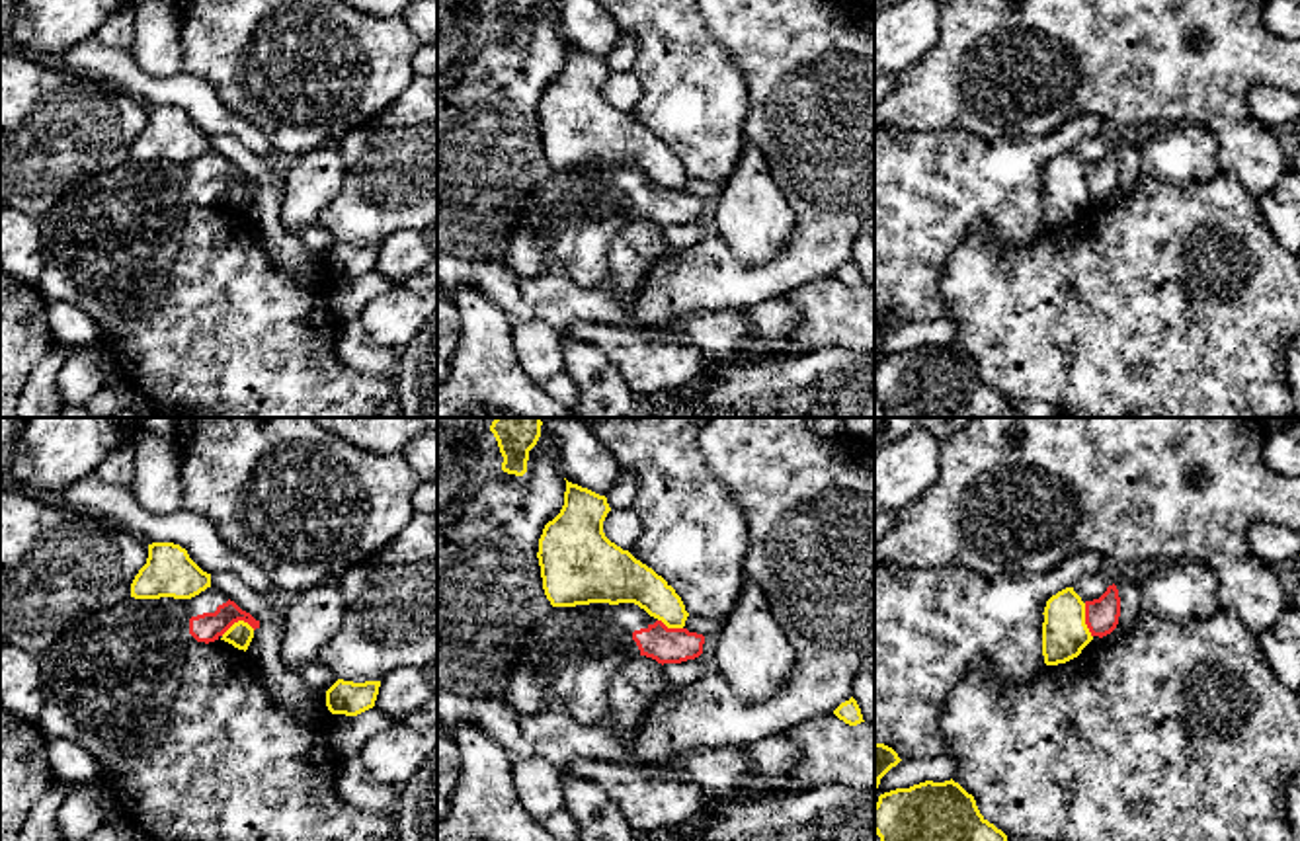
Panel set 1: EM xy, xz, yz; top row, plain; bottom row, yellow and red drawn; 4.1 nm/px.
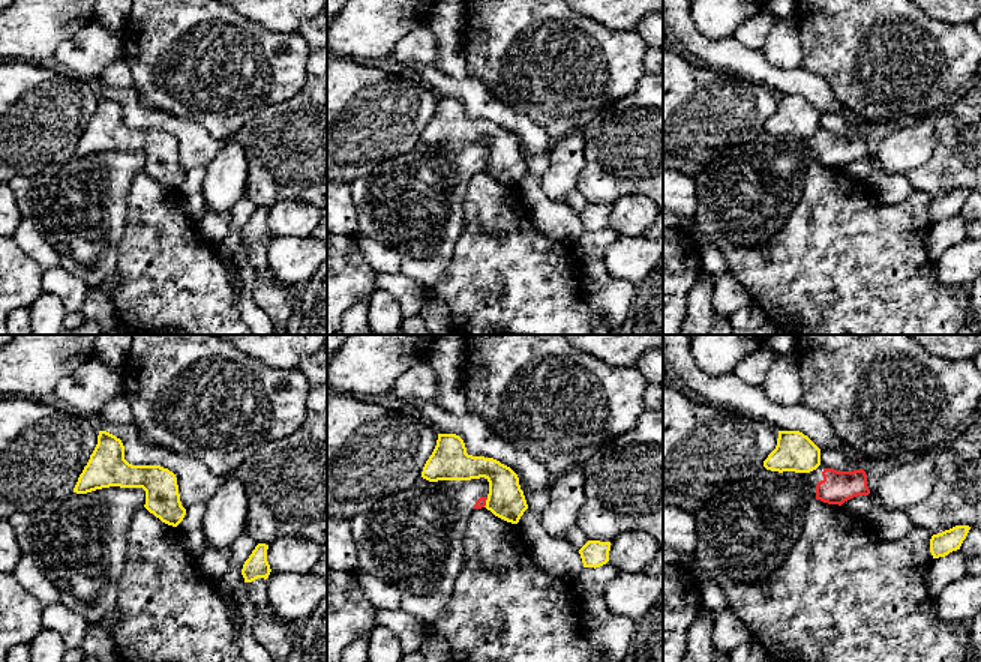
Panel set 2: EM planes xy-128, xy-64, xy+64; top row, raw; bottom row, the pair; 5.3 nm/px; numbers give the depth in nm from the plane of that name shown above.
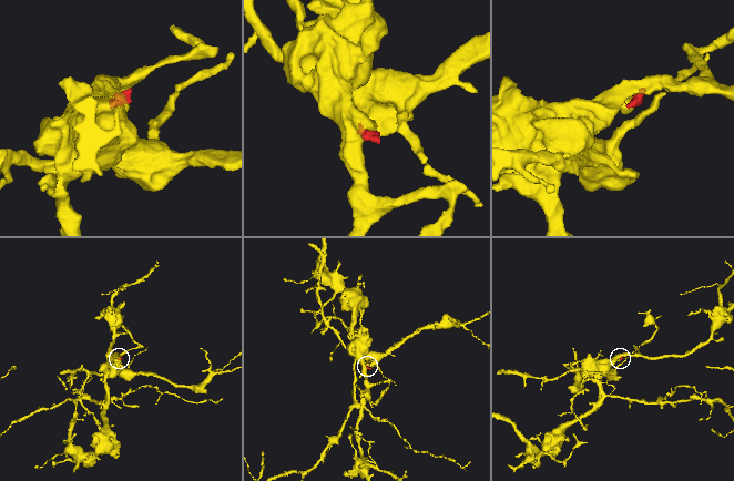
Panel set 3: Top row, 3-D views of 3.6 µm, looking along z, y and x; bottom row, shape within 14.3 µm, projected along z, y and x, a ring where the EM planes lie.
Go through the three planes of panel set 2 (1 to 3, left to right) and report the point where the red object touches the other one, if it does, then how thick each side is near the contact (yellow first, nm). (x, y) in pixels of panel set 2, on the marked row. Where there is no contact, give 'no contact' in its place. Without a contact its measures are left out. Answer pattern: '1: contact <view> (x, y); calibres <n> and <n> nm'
1: no contact
2: contact xy-64 (486, 502); calibres 200 and 50 nm
3: no contact

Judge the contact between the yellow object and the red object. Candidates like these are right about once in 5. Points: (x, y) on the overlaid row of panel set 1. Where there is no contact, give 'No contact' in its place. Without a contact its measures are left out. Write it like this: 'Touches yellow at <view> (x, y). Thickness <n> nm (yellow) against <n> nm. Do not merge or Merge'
Touches yellow at yz (1084, 621). Thickness 190 nm (yellow) against 140 nm. Do not merge

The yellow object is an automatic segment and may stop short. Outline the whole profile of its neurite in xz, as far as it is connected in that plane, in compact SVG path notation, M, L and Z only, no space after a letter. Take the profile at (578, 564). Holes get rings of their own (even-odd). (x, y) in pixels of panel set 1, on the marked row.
M566 480L564 505L539 539L543 589L552 607L589 603L634 603L668 628L683 628L689 613L675 589L629 550L611 542L603 521L611 511L607 498Z

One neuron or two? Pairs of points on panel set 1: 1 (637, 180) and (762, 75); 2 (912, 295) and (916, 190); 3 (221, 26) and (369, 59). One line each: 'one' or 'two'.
1: two
2: one
3: one

